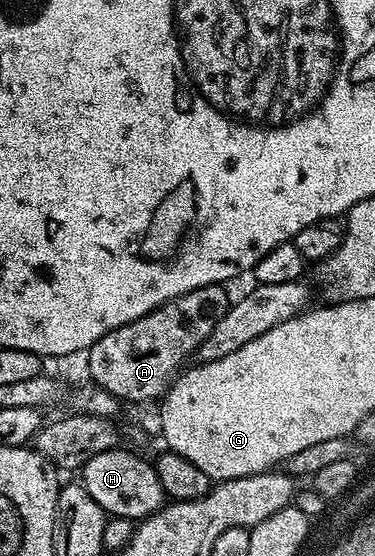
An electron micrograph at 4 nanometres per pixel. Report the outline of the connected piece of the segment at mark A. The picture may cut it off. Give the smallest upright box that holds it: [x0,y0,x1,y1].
[85,284,229,404]

